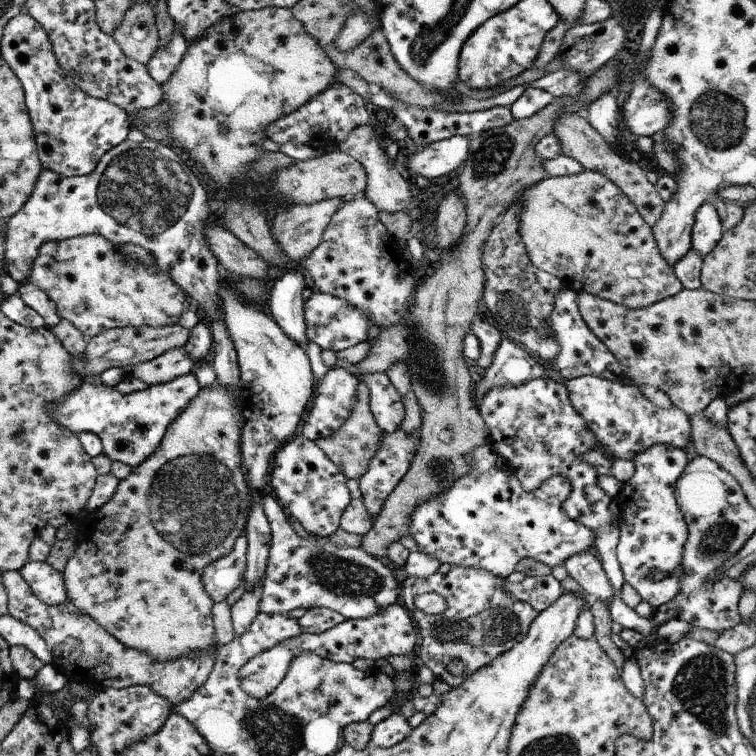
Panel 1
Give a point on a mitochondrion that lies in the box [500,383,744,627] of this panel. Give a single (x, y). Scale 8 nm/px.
(715, 541)

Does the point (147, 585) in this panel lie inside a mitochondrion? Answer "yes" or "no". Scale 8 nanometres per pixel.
no

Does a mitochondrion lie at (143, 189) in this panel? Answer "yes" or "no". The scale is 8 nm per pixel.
yes

